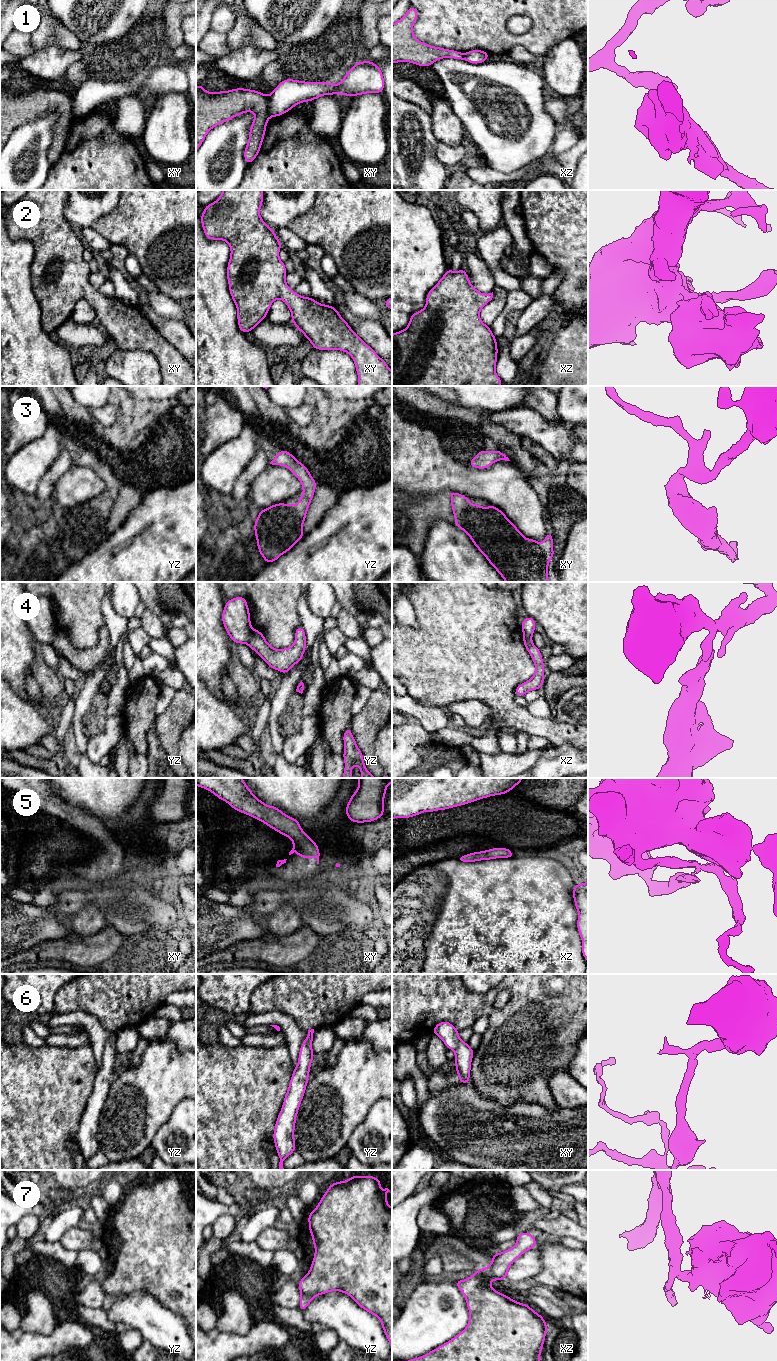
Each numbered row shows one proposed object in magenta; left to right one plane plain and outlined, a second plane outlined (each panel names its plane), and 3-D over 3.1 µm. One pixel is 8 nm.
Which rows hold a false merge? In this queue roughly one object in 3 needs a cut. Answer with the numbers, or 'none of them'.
1, 4

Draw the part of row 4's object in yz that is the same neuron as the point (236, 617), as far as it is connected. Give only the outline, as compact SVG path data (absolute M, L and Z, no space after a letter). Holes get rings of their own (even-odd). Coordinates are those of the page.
M239 596L226 601L221 619L235 644L248 643L253 630L248 603L244 597Z

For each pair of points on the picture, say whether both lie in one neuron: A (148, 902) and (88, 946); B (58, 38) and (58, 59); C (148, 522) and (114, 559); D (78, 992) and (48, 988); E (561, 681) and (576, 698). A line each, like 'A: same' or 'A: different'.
A: different
B: different
C: same
D: different
E: different

